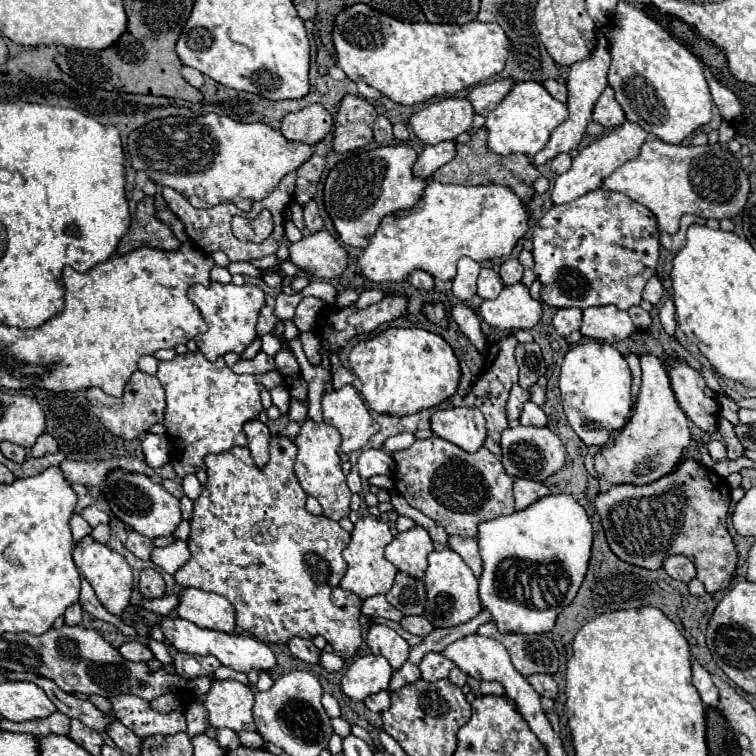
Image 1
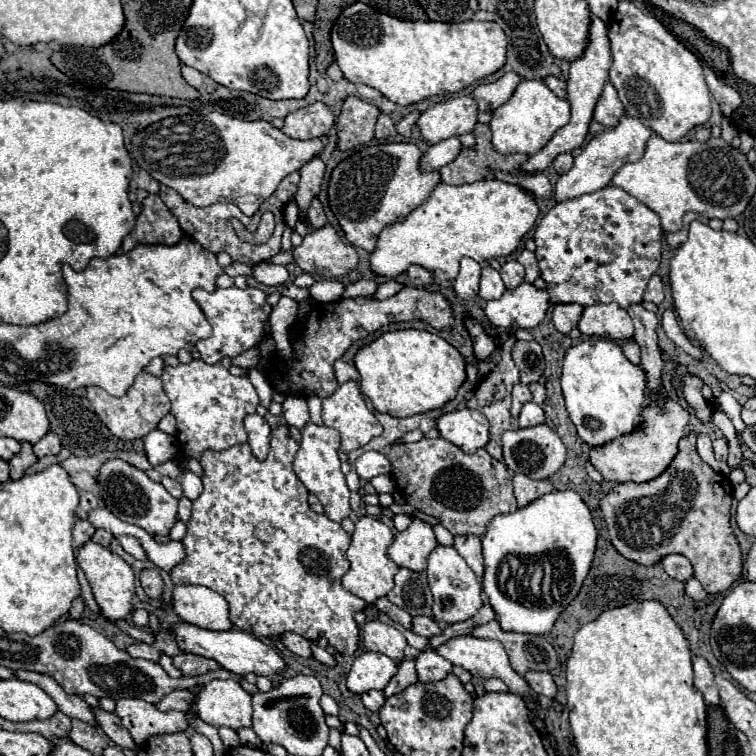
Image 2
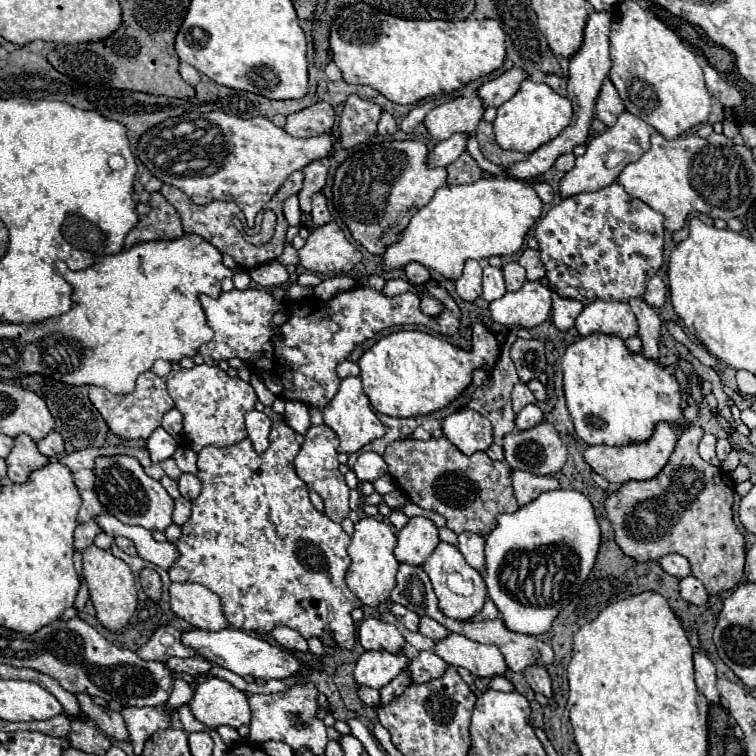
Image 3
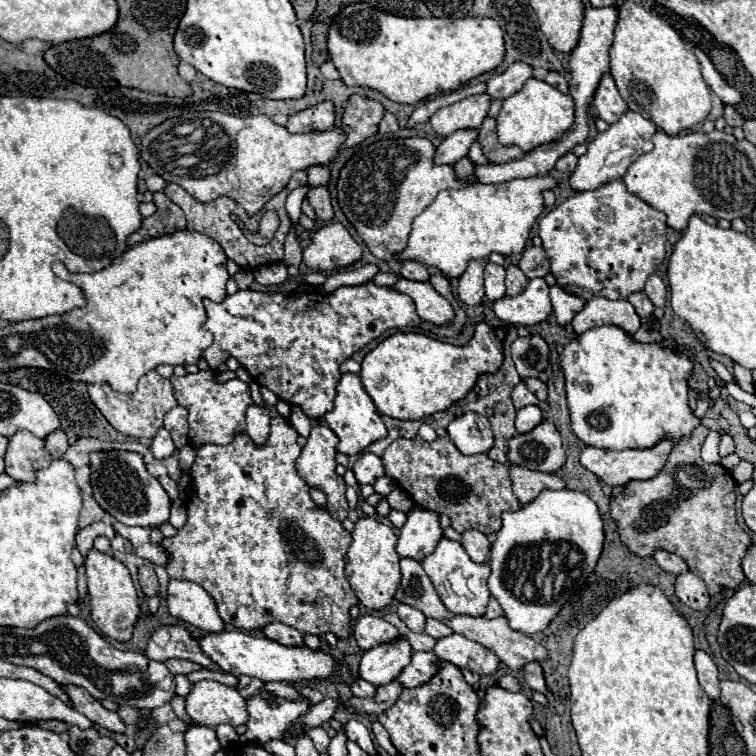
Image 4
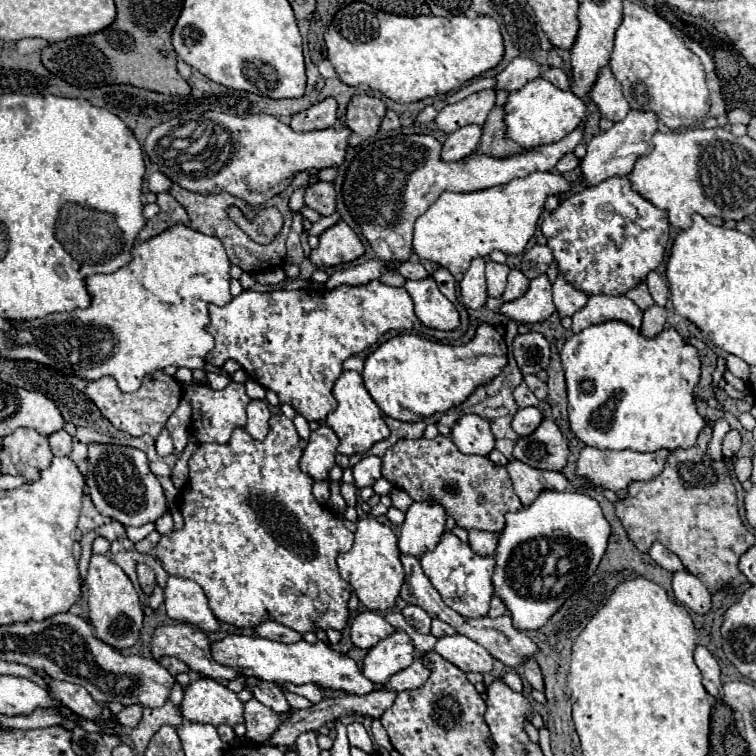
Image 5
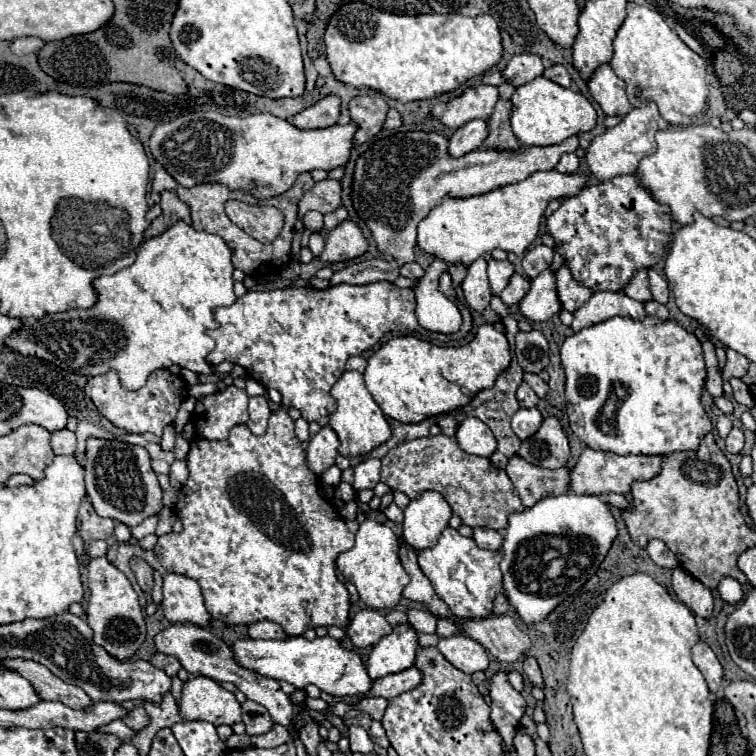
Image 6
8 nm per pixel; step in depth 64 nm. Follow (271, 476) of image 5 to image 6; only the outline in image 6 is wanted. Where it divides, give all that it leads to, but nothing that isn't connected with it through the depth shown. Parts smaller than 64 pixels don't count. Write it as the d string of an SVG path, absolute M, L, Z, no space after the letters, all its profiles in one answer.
M284 408L272 412L270 420L268 420L268 430L264 436L254 436L246 424L234 426L228 434L228 438L224 440L196 440L190 446L190 454L188 454L188 482L184 484L184 488L180 490L178 496L178 504L176 504L176 516L180 516L184 530L180 534L164 534L158 538L156 546L154 546L154 554L160 558L160 564L174 574L184 574L192 580L196 580L202 588L204 594L204 602L208 612L212 614L212 618L218 618L226 624L242 624L242 626L250 626L254 622L262 622L262 620L270 620L280 624L290 636L300 636L304 634L308 628L316 628L316 626L340 626L346 628L348 624L348 612L350 612L350 594L346 590L346 586L338 580L336 576L336 558L338 554L350 550L354 546L354 534L348 532L344 520L340 518L340 514L334 510L332 502L322 498L318 494L318 478L316 474L306 466L306 452L300 444L300 440L294 434L294 420L286 414Z

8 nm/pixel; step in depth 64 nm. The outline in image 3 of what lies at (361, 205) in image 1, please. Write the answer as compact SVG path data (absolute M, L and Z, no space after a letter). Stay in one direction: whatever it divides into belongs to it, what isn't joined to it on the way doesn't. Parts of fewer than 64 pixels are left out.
M392 140L392 142L376 142L358 148L352 156L348 156L336 170L332 184L332 202L338 210L342 222L348 226L352 238L362 244L370 254L380 256L386 246L398 240L398 232L404 230L410 218L426 206L434 192L446 184L446 168L428 168L426 166L428 148L418 140Z

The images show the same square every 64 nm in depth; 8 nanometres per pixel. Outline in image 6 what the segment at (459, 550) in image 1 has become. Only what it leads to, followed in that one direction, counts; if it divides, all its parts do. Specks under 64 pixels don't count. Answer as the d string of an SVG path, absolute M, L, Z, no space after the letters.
M476 528L472 534L472 540L476 542L478 548L484 548L484 550L500 550L502 546L502 536L490 528Z

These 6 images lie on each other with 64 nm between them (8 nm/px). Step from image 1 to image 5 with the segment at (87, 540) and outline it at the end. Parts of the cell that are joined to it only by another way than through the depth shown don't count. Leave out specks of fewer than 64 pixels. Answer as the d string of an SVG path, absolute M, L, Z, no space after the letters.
M92 554L88 574L86 574L86 586L88 586L88 606L90 606L90 622L94 626L96 636L114 646L114 648L128 648L136 644L142 628L142 606L136 588L132 586L126 572L108 556Z

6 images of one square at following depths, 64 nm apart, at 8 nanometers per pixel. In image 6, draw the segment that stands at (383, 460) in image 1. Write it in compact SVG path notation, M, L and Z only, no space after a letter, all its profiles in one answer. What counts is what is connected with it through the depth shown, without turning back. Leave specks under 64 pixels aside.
M368 458L360 462L354 468L354 490L364 490L364 488L374 488L380 480L380 460L378 458Z

